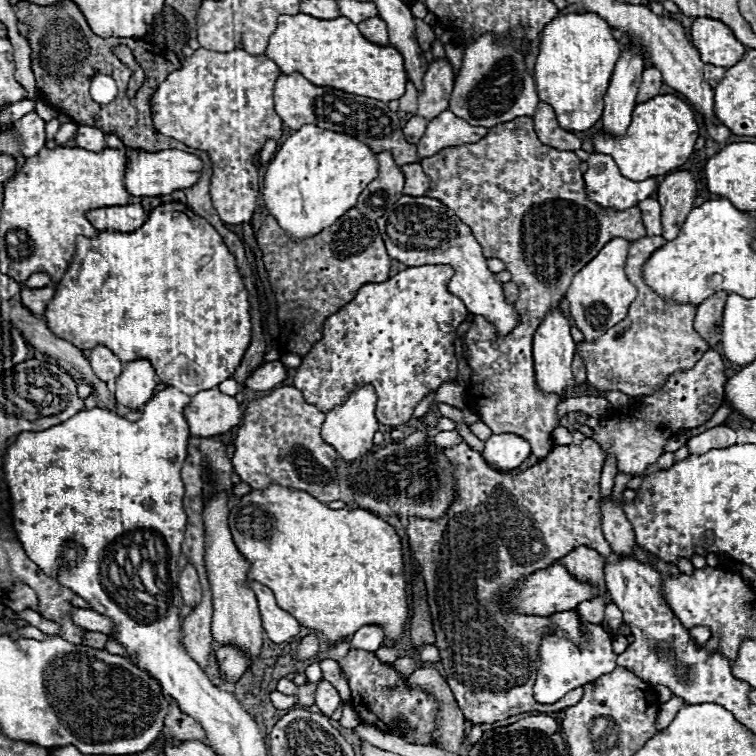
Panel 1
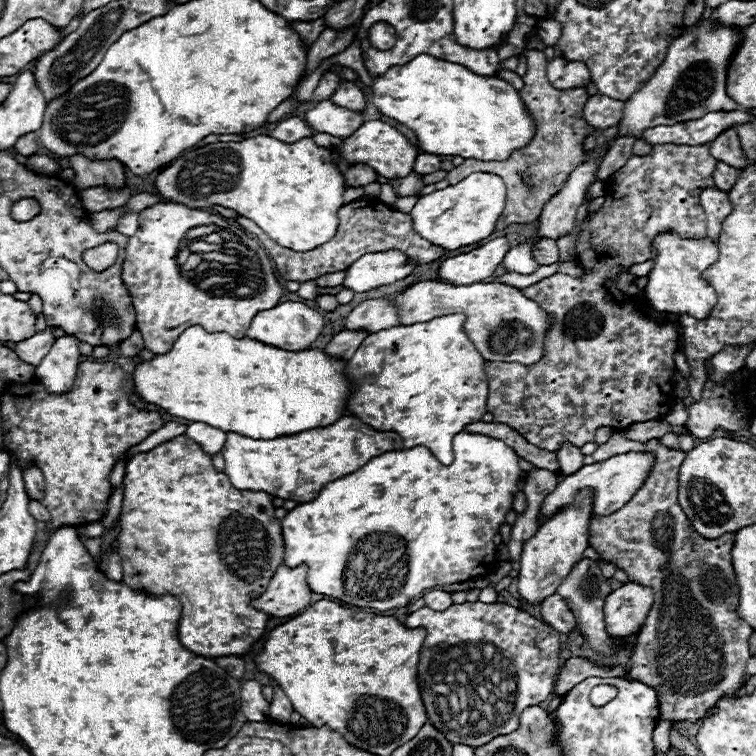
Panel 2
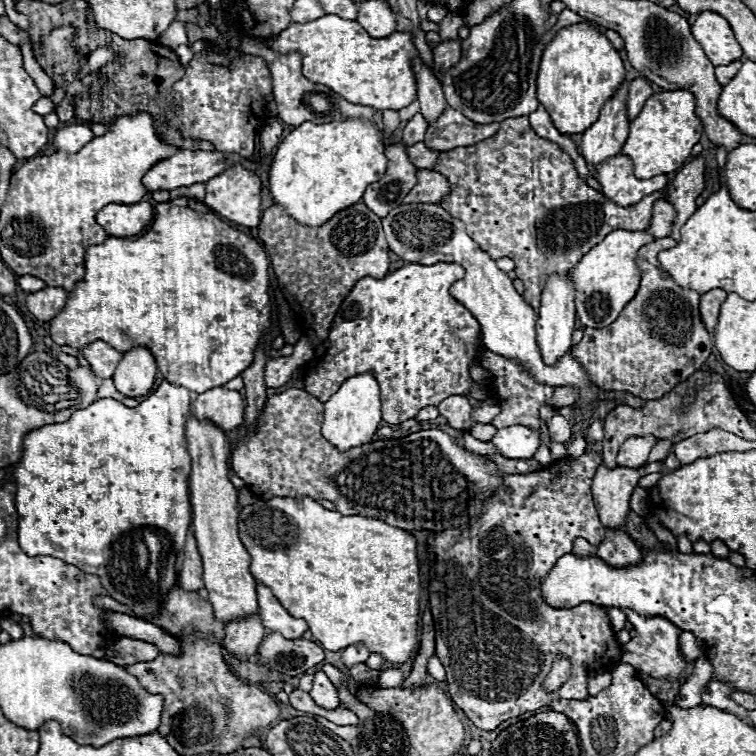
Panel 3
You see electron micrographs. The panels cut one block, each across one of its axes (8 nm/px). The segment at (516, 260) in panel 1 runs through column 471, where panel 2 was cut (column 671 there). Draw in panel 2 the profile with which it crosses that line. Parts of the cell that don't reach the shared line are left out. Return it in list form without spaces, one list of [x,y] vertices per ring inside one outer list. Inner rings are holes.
[[[660,144],[646,156],[632,156],[608,178],[606,202],[598,212],[586,216],[576,242],[576,258],[584,268],[584,276],[580,280],[572,276],[550,276],[522,290],[526,298],[538,302],[546,314],[554,316],[552,326],[546,330],[542,360],[532,366],[516,362],[484,362],[488,376],[486,410],[496,422],[514,426],[526,442],[538,446],[540,450],[558,450],[564,442],[570,442],[572,446],[592,442],[594,432],[602,426],[620,430],[634,422],[660,420],[668,414],[676,400],[670,378],[678,334],[672,324],[650,320],[636,310],[634,300],[616,288],[614,276],[618,272],[626,272],[636,262],[646,262],[652,256],[650,240],[664,230],[674,228],[682,238],[706,236],[706,216],[700,204],[700,192],[714,186],[712,172],[716,168],[716,160],[710,156],[708,148],[710,144]]]

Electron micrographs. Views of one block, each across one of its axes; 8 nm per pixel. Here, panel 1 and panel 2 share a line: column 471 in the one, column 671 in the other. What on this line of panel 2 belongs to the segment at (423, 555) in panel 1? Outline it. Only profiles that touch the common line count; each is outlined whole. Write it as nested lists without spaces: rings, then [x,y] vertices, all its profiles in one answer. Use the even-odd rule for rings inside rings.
[[[614,432],[604,446],[596,448],[592,458],[594,462],[604,462],[614,454],[624,454],[630,450],[654,450],[654,466],[646,482],[640,486],[634,498],[626,502],[626,506],[606,518],[590,520],[588,546],[592,546],[602,560],[608,560],[616,568],[624,570],[630,582],[648,586],[654,592],[654,604],[638,632],[632,652],[630,680],[644,682],[646,686],[656,690],[660,702],[660,720],[696,722],[698,718],[704,718],[706,710],[714,708],[720,698],[736,694],[736,690],[744,684],[744,668],[750,658],[748,638],[754,630],[736,614],[738,582],[730,558],[734,534],[706,540],[692,528],[684,510],[678,504],[678,466],[684,460],[686,452],[664,446],[660,438],[652,438],[648,442],[634,442],[620,436],[620,432]]]

